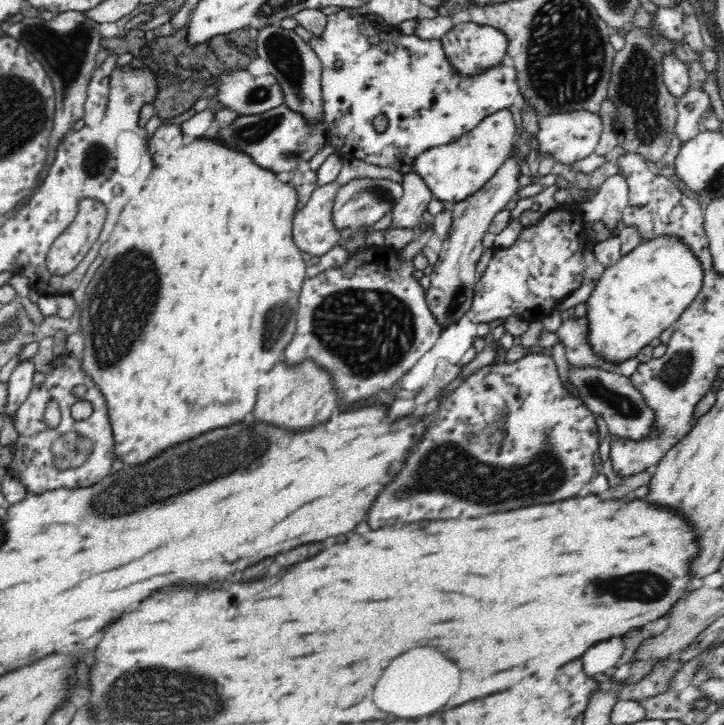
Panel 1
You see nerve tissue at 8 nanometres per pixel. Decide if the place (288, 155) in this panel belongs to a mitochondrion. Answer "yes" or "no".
yes

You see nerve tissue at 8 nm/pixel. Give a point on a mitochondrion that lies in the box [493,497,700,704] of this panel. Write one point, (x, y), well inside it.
(636, 586)

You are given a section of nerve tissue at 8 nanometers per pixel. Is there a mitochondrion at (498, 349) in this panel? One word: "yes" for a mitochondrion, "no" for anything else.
no

